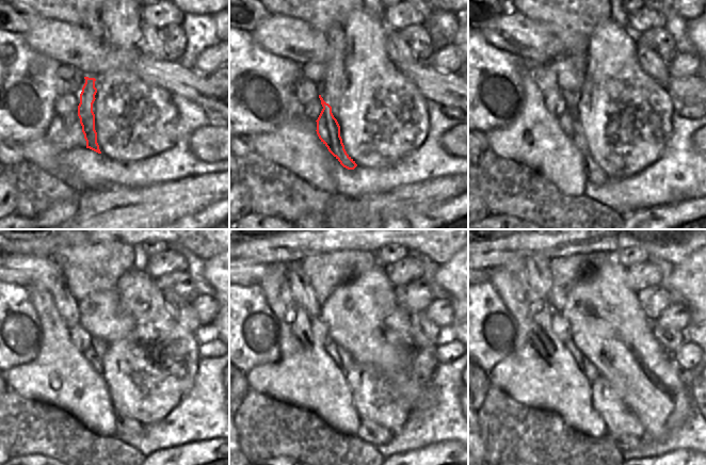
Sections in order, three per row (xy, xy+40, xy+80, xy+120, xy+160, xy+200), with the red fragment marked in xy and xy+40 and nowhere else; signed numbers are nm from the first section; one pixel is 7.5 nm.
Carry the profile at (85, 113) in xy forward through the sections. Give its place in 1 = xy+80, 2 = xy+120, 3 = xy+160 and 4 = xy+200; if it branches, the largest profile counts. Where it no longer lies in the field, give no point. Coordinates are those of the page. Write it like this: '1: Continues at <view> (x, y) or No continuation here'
1: Continues at xy+80 (573, 128)
2: Continues at xy+120 (125, 426)
3: Continues at xy+160 (369, 431)
4: Continues at xy+200 (623, 443).

